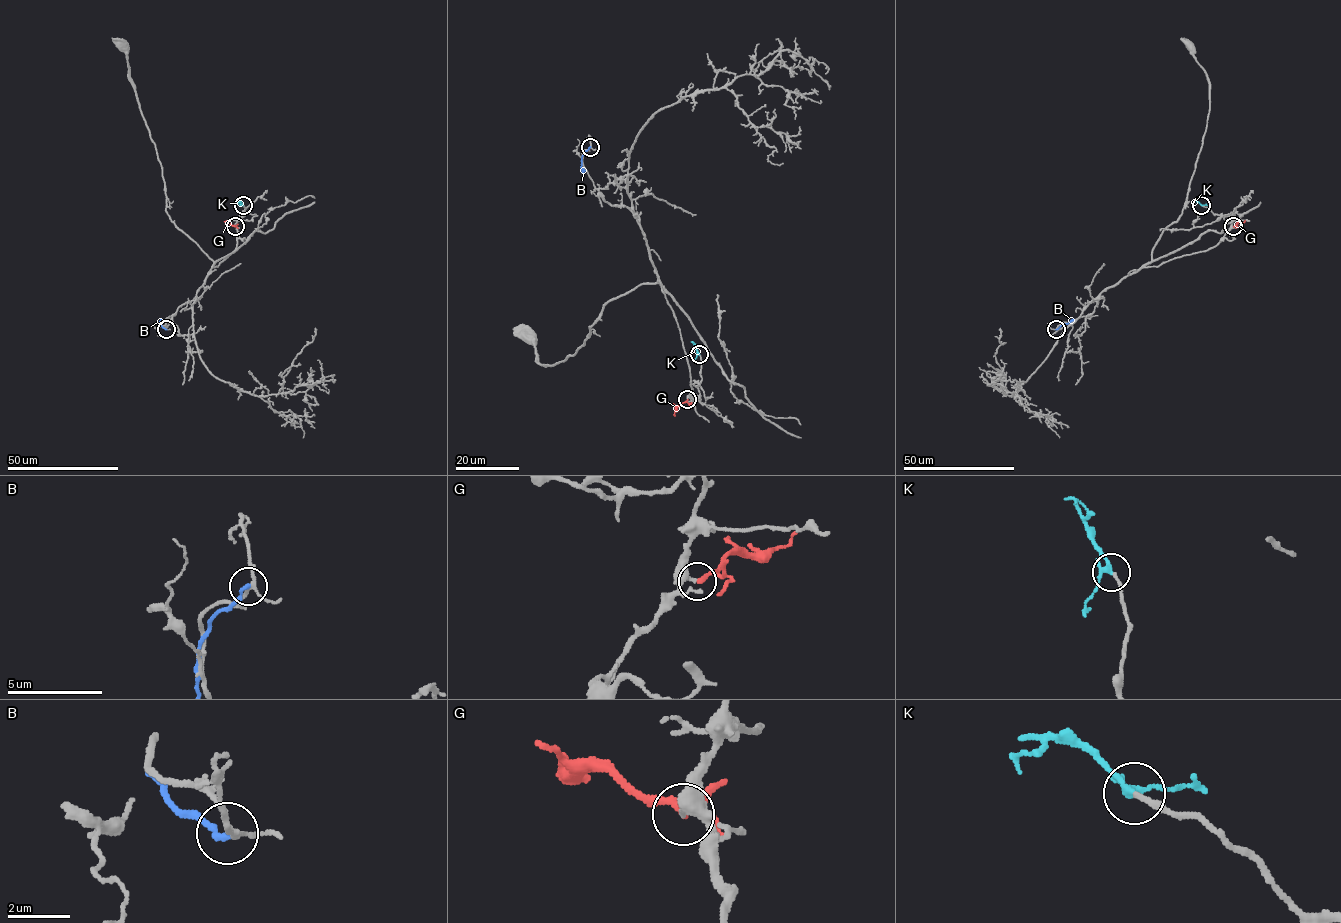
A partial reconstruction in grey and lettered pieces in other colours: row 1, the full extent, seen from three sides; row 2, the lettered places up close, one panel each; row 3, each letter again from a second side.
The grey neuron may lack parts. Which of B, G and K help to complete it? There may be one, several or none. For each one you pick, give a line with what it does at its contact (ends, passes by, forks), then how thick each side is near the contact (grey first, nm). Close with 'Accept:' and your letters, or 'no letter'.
G: it passes by; calibres 280 and 150 nm
K: it passes by; calibres 170 and 200 nm
Accept: G, K

